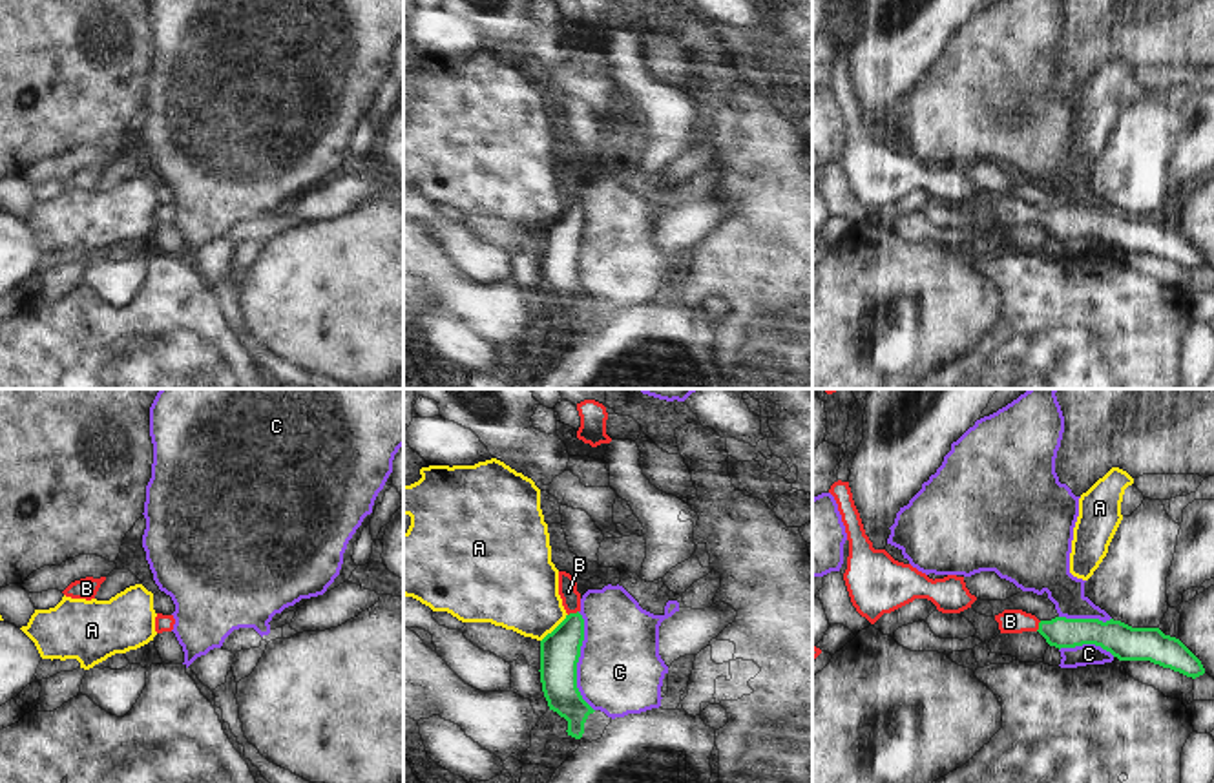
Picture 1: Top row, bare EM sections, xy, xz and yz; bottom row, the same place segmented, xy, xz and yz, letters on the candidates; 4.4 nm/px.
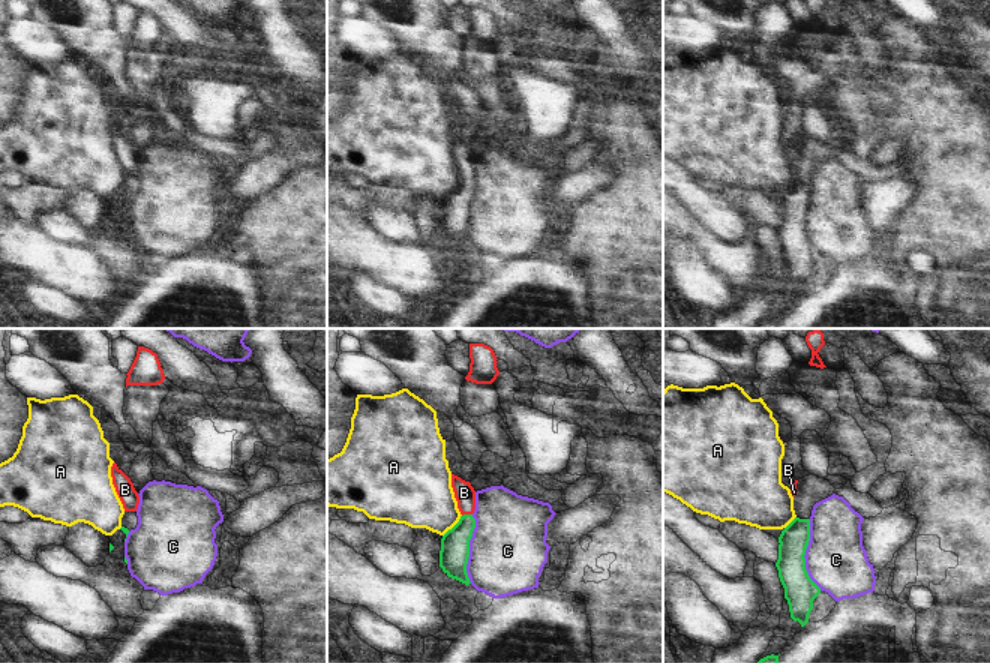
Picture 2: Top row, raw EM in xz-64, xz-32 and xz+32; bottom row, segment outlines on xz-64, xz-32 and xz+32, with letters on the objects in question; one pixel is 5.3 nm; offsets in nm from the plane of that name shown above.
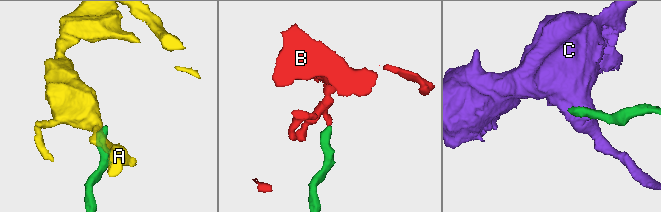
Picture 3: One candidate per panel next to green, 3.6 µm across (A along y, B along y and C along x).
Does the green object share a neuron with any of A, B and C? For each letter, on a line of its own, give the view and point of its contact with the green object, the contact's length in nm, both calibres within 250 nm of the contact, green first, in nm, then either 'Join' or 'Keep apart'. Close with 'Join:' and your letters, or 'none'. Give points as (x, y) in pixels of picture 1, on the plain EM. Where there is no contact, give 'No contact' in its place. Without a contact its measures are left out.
A: Touches green at xz (555, 219). Shared border 170 nm. Thickness 180 nm (green) against 360 nm. Keep apart
B: Touches green at xz (572, 205). Shared border 50 nm. Thickness 180 nm (green) against 80 nm. Join
C: Touches green at xz (577, 252). Shared border 440 nm. Thickness 180 nm (green) against 380 nm. Keep apart
Join: B

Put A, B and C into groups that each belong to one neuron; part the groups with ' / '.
A / B / C

